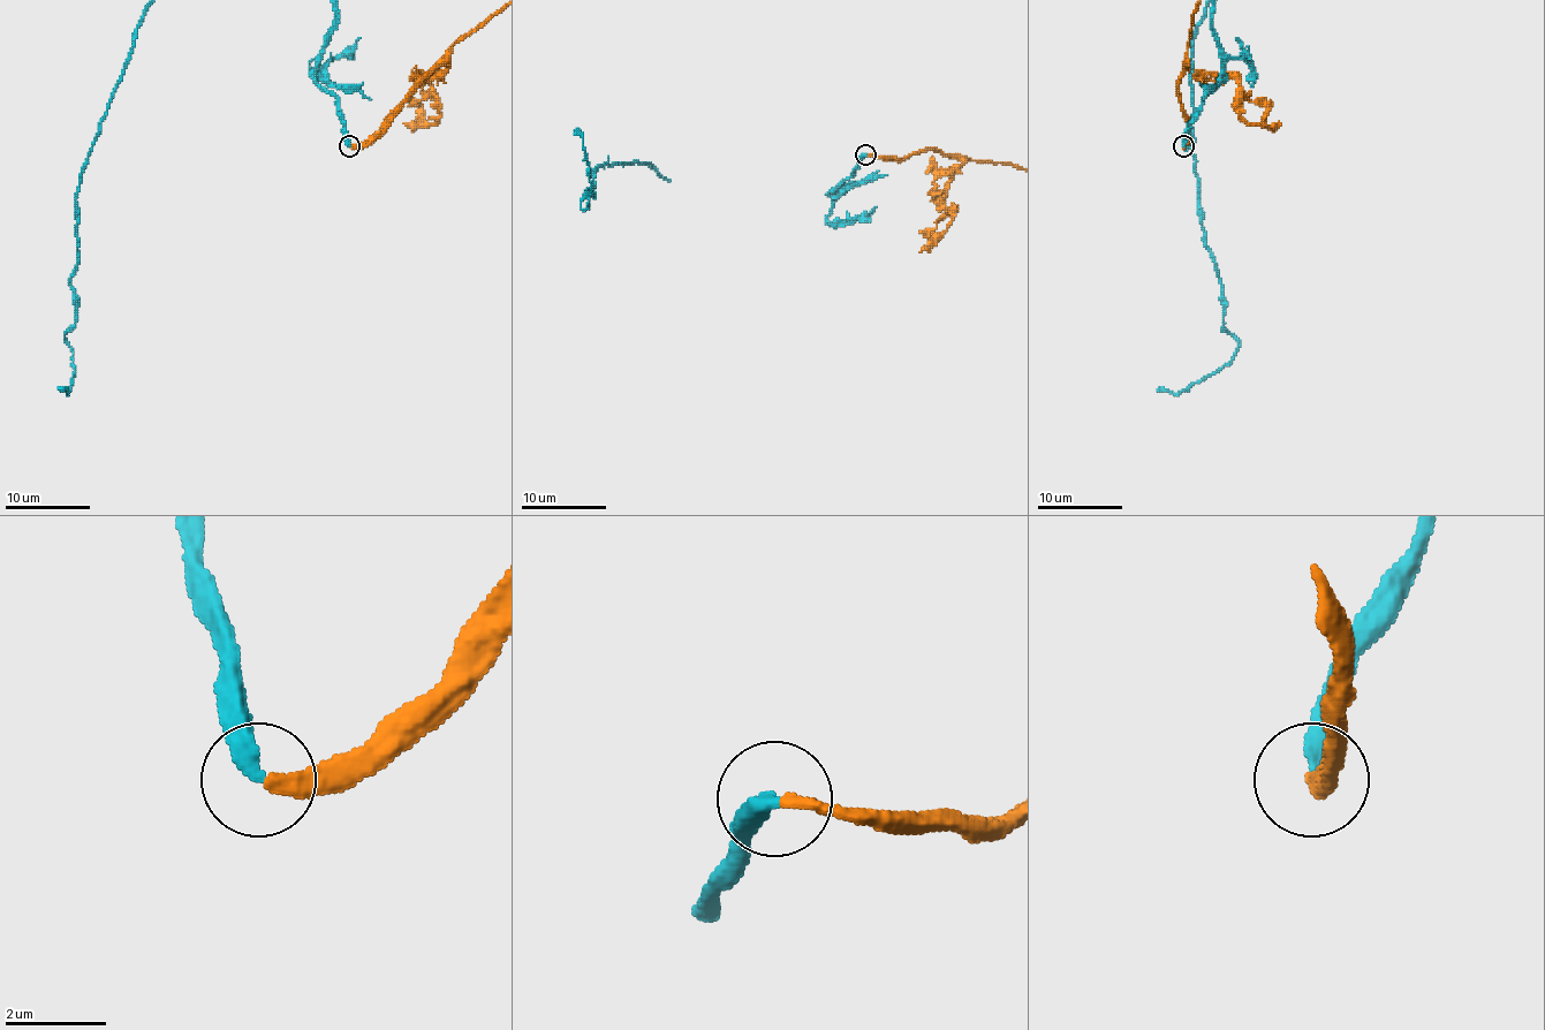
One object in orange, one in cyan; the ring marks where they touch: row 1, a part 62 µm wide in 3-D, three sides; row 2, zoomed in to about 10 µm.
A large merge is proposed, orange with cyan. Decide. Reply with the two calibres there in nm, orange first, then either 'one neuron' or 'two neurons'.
280 nm thick on the orange side, 360 nm on the other; one neuron

